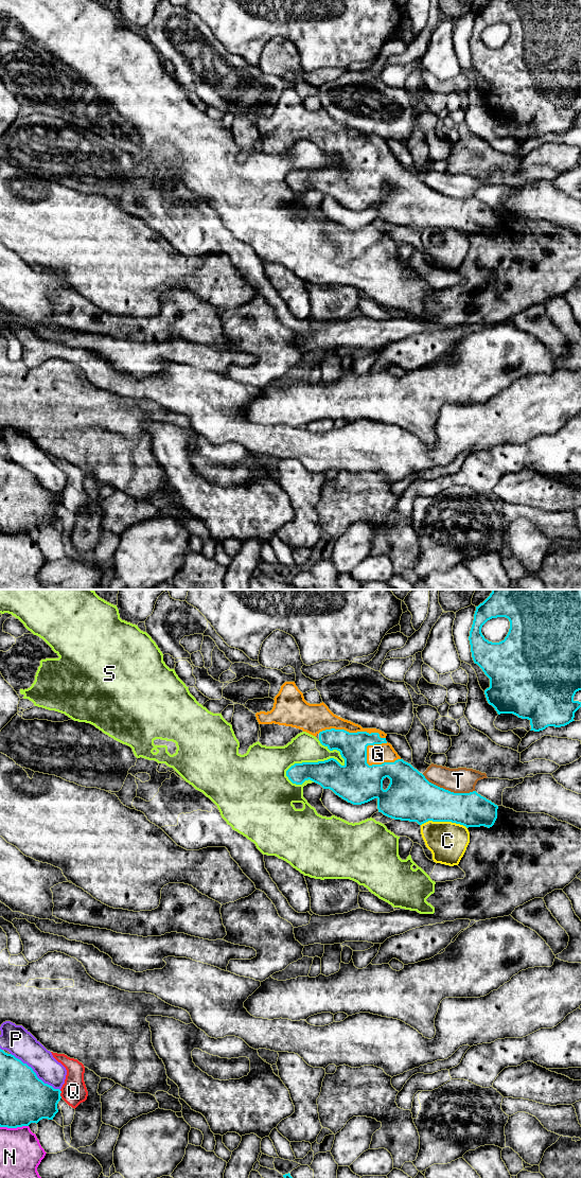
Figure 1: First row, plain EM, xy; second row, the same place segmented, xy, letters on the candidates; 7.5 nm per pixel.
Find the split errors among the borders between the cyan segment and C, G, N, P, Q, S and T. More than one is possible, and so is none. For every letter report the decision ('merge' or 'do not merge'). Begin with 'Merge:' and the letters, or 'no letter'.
Merge: G
C: do not merge
G: merge
N: do not merge
P: do not merge
Q: do not merge
S: do not merge
T: do not merge

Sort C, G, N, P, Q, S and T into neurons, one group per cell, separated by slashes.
C / G / N / P / Q / S / T

